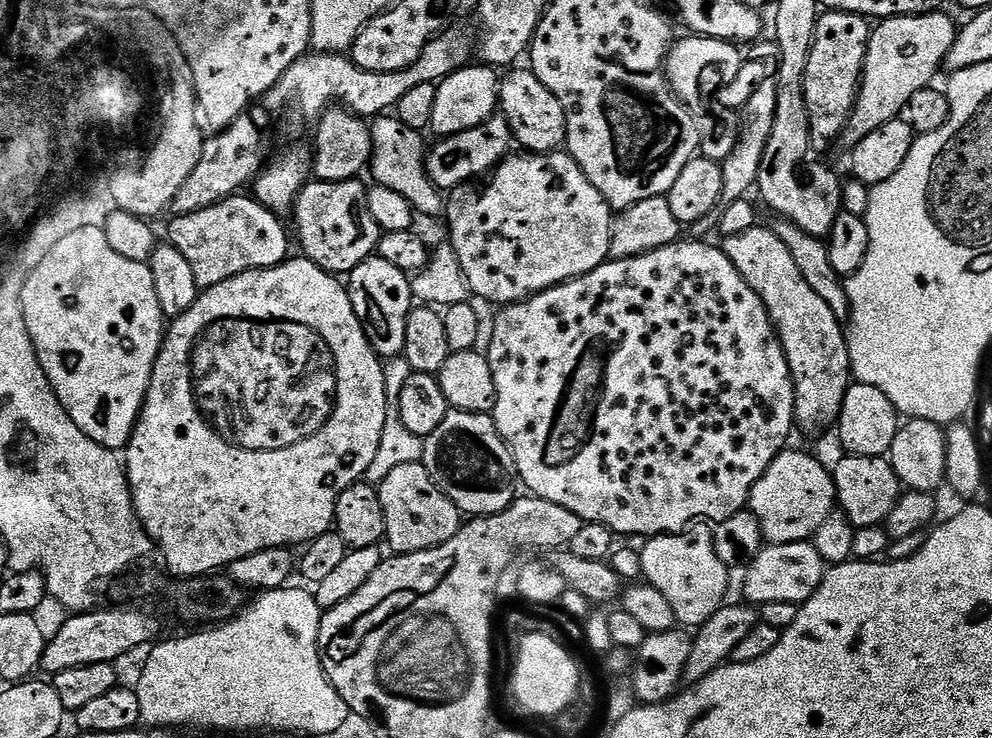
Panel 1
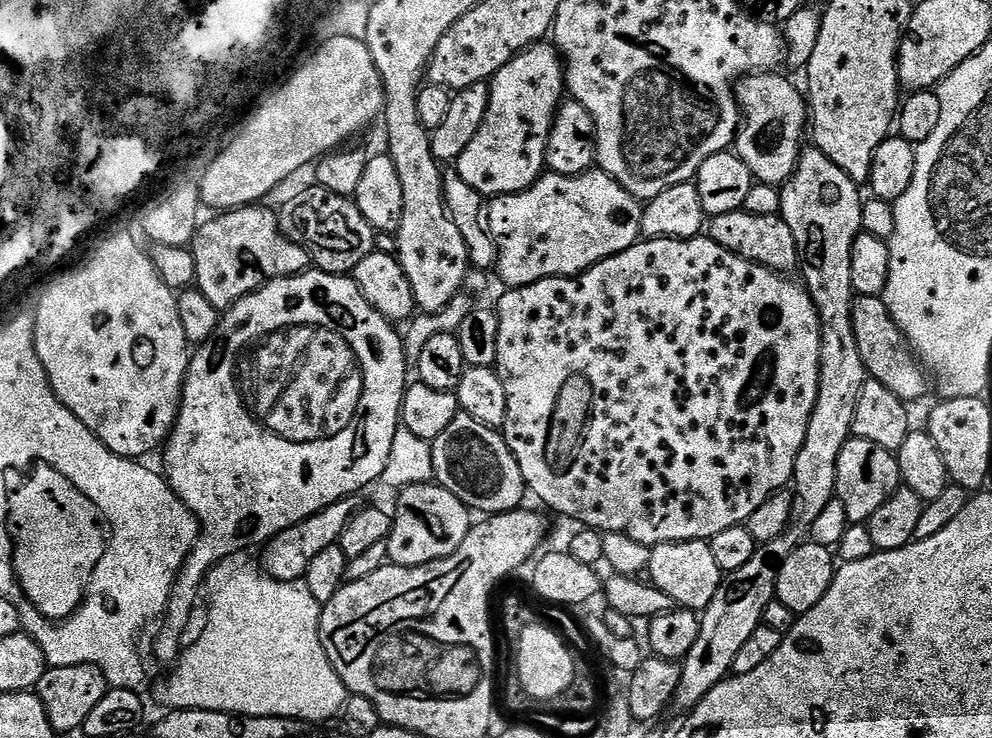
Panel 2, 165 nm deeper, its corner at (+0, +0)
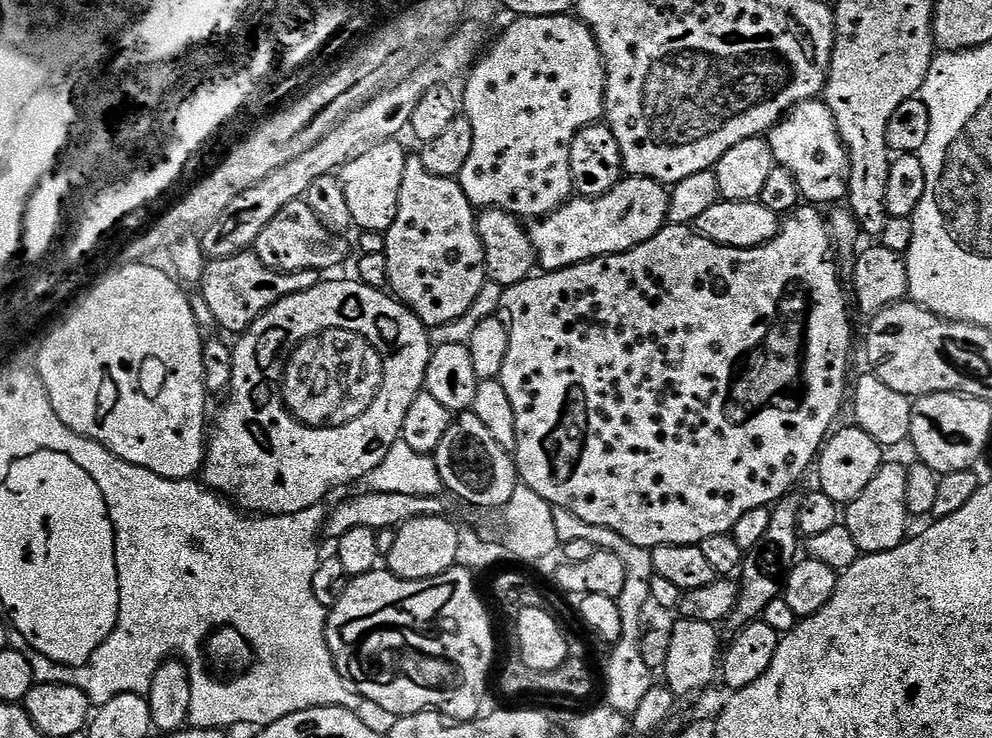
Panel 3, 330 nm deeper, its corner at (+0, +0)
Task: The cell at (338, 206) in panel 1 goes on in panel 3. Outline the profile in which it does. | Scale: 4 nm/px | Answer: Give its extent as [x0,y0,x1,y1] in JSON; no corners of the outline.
[254,199,348,273]

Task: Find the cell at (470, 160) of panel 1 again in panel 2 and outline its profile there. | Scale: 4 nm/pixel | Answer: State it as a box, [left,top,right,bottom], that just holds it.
[454,42,566,198]

